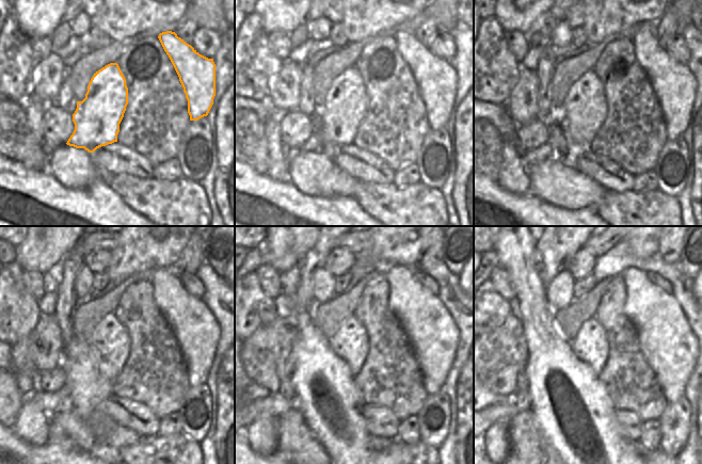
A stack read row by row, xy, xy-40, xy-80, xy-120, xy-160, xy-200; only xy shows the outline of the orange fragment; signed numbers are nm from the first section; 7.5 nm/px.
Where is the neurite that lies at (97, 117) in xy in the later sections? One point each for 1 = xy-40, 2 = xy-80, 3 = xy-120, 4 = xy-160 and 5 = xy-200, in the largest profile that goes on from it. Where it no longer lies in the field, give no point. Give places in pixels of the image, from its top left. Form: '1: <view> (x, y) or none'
1: xy-40 (346, 105)
2: xy-80 (585, 109)
3: xy-120 (110, 342)
4: xy-160 (351, 342)
5: xy-200 (590, 346)

